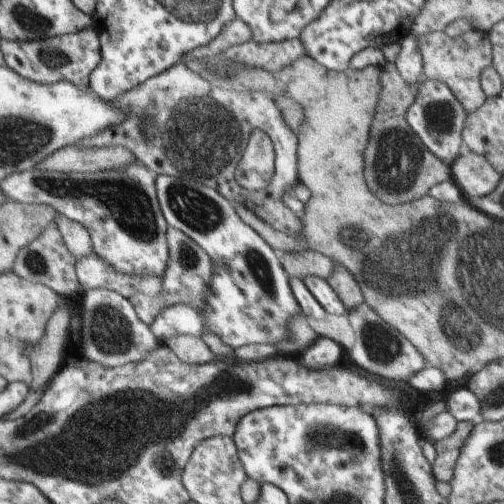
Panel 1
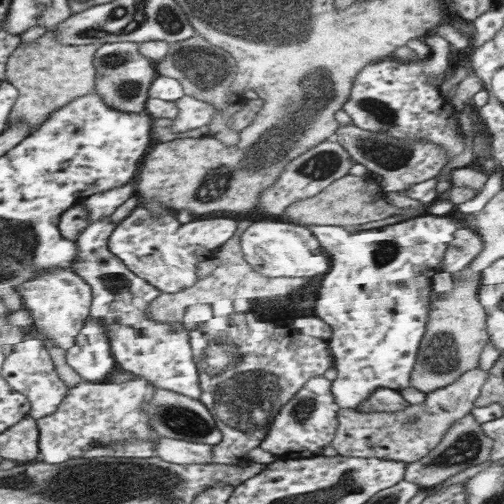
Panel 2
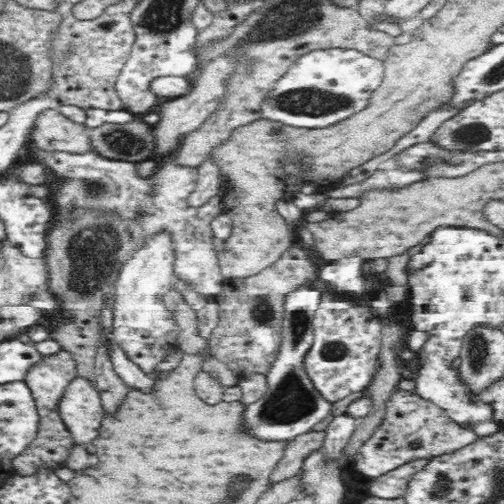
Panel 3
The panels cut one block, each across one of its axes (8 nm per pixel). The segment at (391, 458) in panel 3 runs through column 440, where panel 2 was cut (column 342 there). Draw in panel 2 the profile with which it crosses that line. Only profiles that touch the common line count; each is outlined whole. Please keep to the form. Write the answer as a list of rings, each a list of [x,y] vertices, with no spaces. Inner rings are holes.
[[[473,368],[471,372],[459,376],[459,380],[455,380],[447,388],[427,394],[423,404],[407,406],[403,412],[359,412],[341,408],[337,414],[339,428],[335,432],[335,440],[331,440],[331,446],[341,458],[381,458],[405,464],[415,462],[441,442],[455,420],[475,412],[473,402],[479,398],[481,386],[485,382],[487,370],[481,372],[479,368]]]

